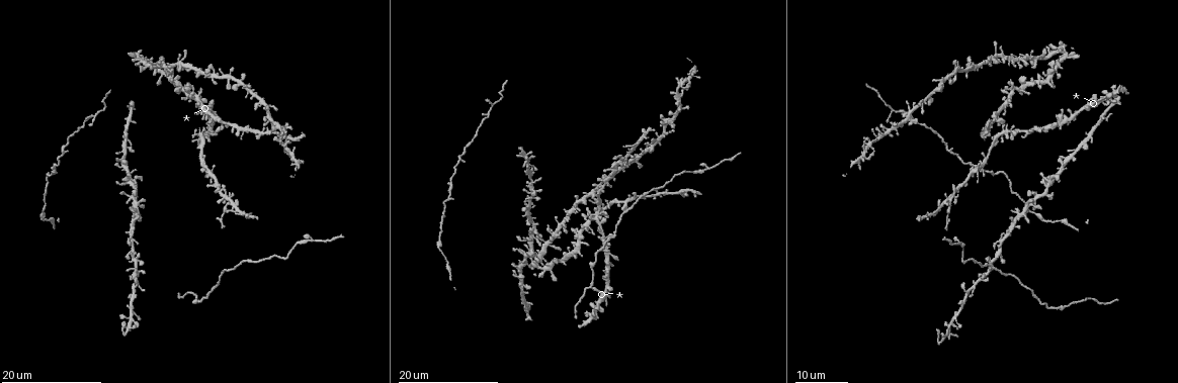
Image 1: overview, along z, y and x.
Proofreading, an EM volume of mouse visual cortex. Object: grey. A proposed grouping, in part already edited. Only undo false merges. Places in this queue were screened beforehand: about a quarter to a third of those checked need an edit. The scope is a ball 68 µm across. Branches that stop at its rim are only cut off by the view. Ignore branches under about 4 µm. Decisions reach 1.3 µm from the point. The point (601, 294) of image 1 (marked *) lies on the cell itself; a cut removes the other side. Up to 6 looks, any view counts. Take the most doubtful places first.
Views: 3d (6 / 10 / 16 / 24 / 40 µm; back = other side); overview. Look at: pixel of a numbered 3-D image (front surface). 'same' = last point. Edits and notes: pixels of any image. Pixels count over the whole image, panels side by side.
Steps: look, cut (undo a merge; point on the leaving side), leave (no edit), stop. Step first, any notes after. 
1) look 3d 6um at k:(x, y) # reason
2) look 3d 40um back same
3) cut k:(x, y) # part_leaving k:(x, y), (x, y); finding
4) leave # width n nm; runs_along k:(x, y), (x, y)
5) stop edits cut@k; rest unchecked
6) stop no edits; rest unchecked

look 3d 24um at 1:(626, 156) # looks like a crossing

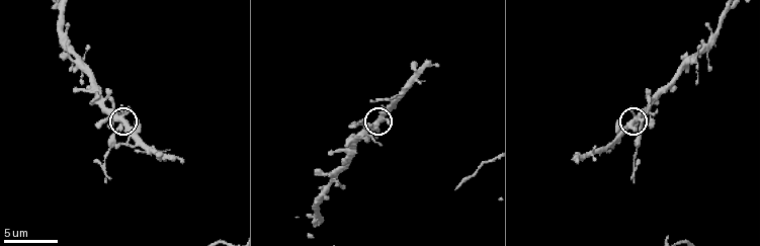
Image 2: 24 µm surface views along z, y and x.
look 3d 10um at 2:(120, 120)

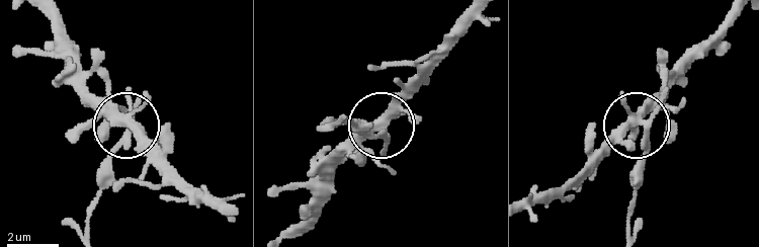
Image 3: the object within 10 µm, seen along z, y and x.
cut 3:(131, 90) # width 360 nm; part_leaving 3:(643, 127), (643, 177), (629, 236); a second cell is stuck on

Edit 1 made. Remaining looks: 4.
look overview # redraw

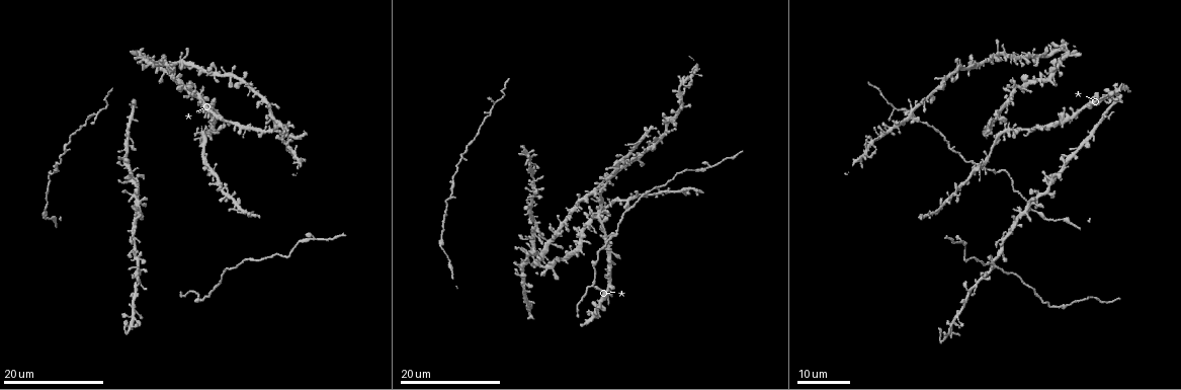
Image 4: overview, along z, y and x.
look 3d 16um at 4:(131, 180) # four arms meet

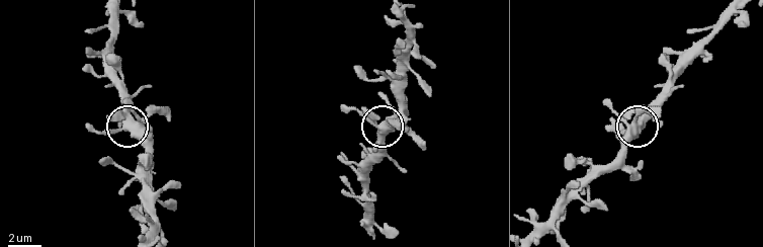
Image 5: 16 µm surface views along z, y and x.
look 3d 10um at 5:(380, 125)

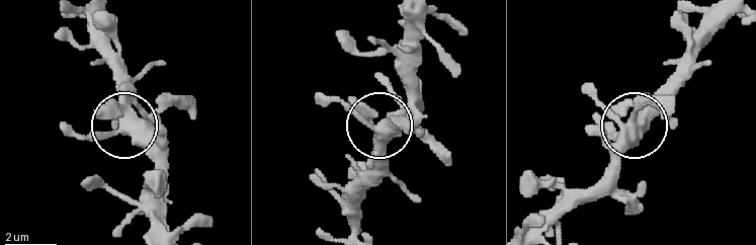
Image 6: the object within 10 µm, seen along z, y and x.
leave # all the same cell

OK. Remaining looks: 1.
stop edits cut@3; rest unchecked

